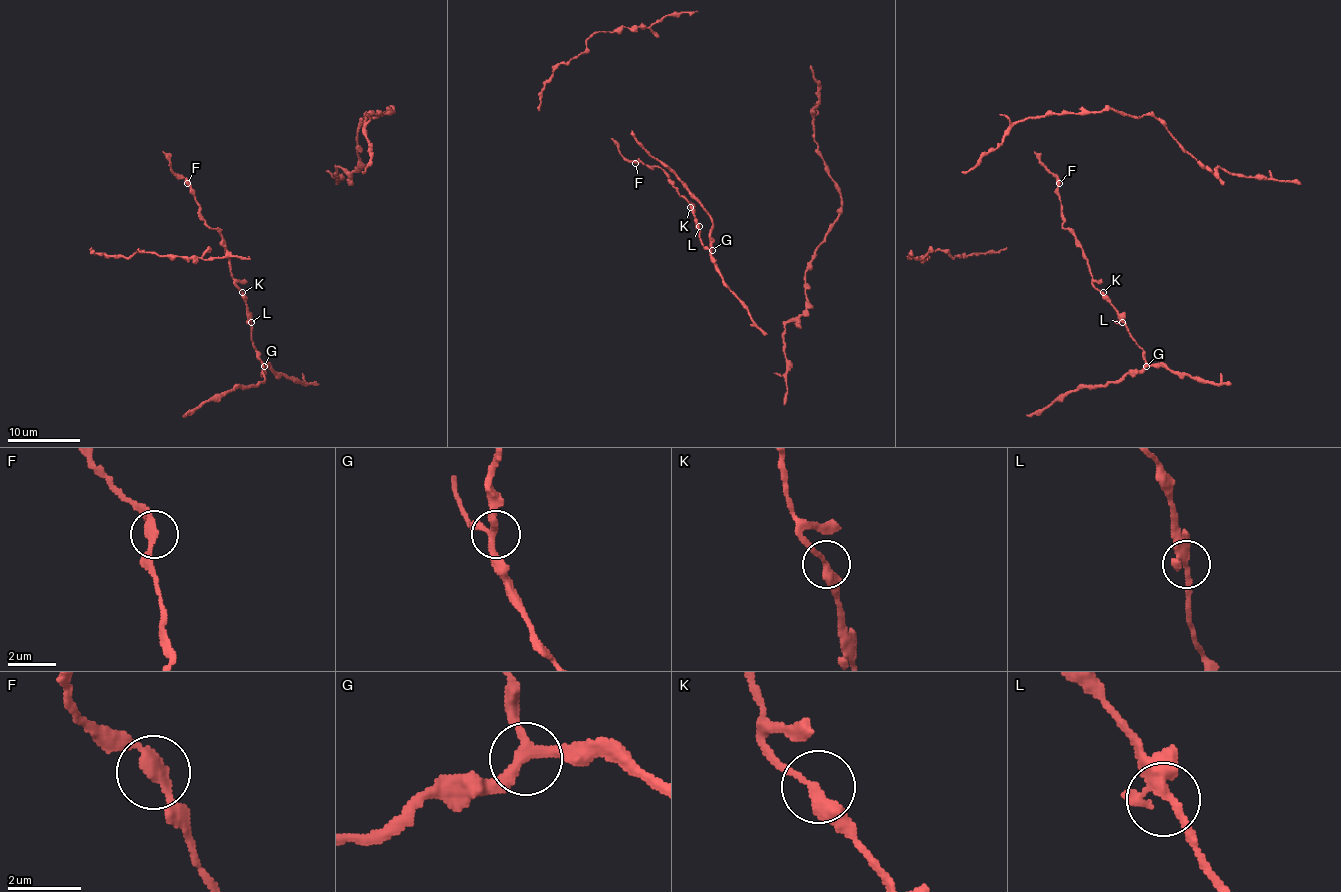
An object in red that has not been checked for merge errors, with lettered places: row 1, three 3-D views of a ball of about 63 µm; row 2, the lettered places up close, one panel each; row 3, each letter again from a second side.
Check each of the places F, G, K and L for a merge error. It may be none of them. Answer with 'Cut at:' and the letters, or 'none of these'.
Cut at: none of these

